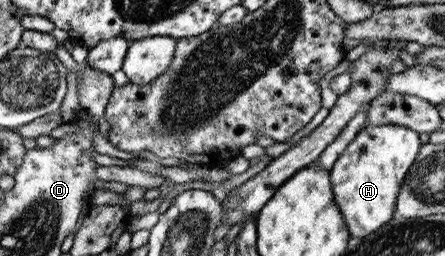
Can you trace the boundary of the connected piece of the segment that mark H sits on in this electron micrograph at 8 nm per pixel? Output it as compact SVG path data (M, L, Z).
M367 125L330 168L335 203L343 213L351 237L363 238L395 219L403 180L422 145L419 134L419 131L401 125Z

